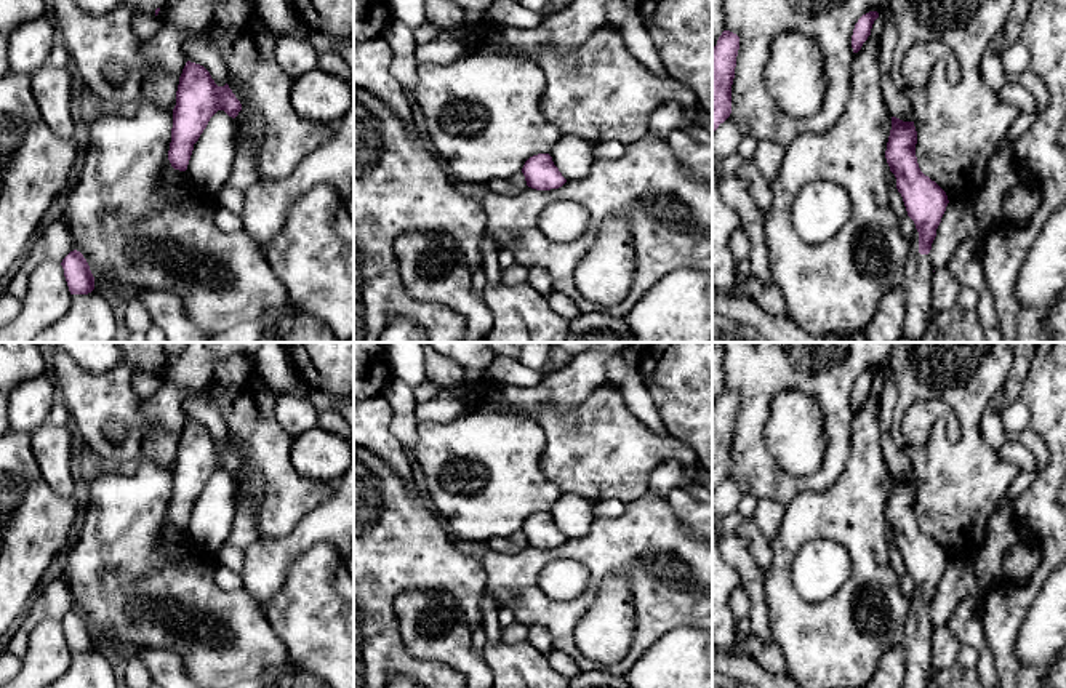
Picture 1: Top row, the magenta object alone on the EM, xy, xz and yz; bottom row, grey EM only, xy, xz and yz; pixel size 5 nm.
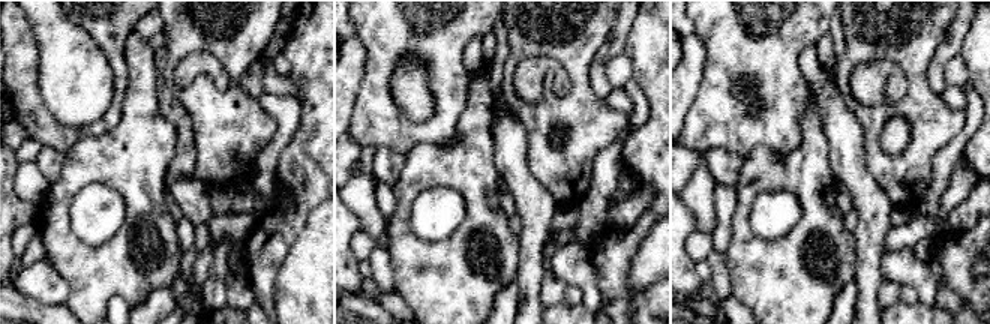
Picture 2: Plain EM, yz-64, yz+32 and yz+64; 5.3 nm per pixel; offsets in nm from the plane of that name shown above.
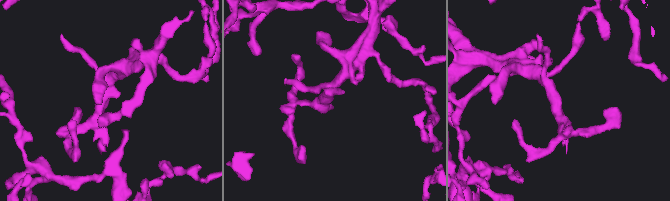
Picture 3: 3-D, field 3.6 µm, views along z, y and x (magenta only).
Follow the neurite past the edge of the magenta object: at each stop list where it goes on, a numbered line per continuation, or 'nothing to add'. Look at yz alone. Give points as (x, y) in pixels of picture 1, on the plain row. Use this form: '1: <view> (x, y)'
1: yz (919, 671)

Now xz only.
nothing to add

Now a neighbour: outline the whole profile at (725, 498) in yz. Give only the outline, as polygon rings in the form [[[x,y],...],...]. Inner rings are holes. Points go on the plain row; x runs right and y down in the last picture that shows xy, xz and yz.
[[[728,475],[712,491],[712,515],[715,518],[723,518],[728,514],[735,514],[741,496],[743,493],[738,483]]]

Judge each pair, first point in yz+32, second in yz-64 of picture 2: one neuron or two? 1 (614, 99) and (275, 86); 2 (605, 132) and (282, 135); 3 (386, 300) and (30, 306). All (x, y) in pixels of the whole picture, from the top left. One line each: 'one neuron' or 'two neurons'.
1: two neurons
2: two neurons
3: two neurons

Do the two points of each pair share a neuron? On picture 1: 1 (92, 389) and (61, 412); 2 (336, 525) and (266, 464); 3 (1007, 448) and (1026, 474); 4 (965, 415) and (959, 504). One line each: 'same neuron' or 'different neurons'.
1: different neurons
2: different neurons
3: same neuron
4: same neuron

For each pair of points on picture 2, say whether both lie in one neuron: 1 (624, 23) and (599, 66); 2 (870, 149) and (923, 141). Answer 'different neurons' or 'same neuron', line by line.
1: same neuron
2: same neuron

